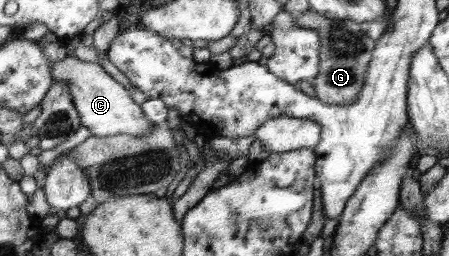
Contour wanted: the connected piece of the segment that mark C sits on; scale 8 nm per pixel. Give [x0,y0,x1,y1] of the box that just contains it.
[52,53,157,137]

